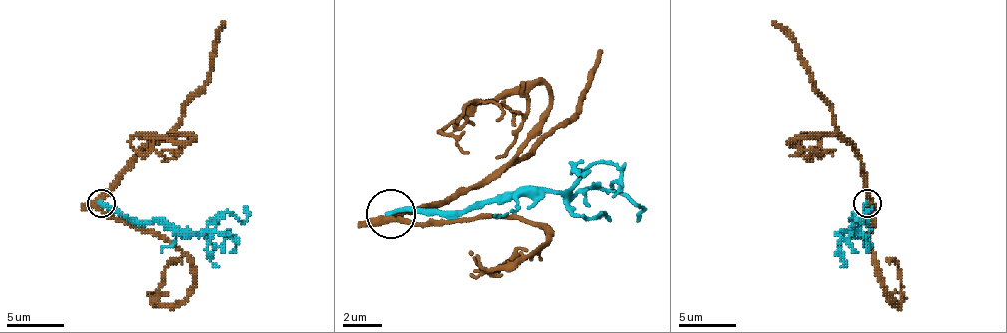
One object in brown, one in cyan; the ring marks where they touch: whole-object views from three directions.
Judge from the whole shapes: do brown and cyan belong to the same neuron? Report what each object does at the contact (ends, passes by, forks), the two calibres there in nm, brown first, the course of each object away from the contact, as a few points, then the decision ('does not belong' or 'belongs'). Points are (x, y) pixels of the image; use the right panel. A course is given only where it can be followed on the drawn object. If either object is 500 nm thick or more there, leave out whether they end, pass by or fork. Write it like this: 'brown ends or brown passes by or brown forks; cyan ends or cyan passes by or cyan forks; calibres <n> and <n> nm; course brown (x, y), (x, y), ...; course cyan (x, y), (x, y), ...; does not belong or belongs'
brown forks; cyan ends; calibres 360 and 280 nm; course brown (869, 204), (863, 164), (835, 121), (832, 104), (809, 78), (801, 50), (772, 21); course cyan (866, 204), (866, 221), (855, 232), (852, 212), (861, 221), (872, 207); does not belong

